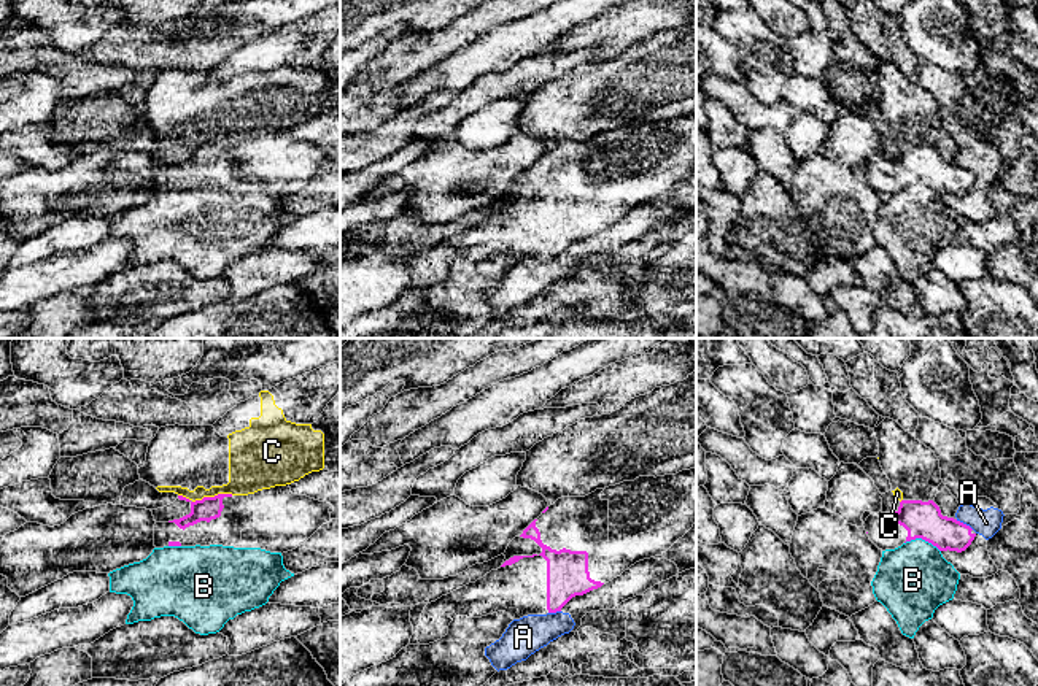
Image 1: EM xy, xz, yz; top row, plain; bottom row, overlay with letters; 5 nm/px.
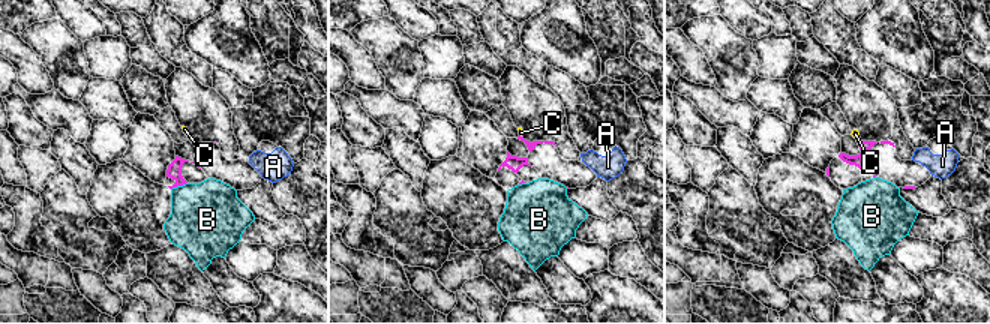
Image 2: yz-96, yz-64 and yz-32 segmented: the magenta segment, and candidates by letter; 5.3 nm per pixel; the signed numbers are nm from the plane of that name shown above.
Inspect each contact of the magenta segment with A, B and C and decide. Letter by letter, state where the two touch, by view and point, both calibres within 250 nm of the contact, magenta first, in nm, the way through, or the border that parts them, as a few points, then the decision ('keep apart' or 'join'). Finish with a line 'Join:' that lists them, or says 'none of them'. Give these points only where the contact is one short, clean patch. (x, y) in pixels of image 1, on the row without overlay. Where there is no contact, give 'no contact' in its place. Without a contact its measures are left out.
A: contact yz (965, 169); calibres 190 and 140 nm; border yz (956, 164), (973, 173); keep apart
B: contact yz (922, 183); calibres 190 and 380 nm; keep apart
C: contact xy (212, 142); calibres 120 and 240 nm; border xy (232, 138), (204, 140), (193, 146); keep apart
Join: none of them

